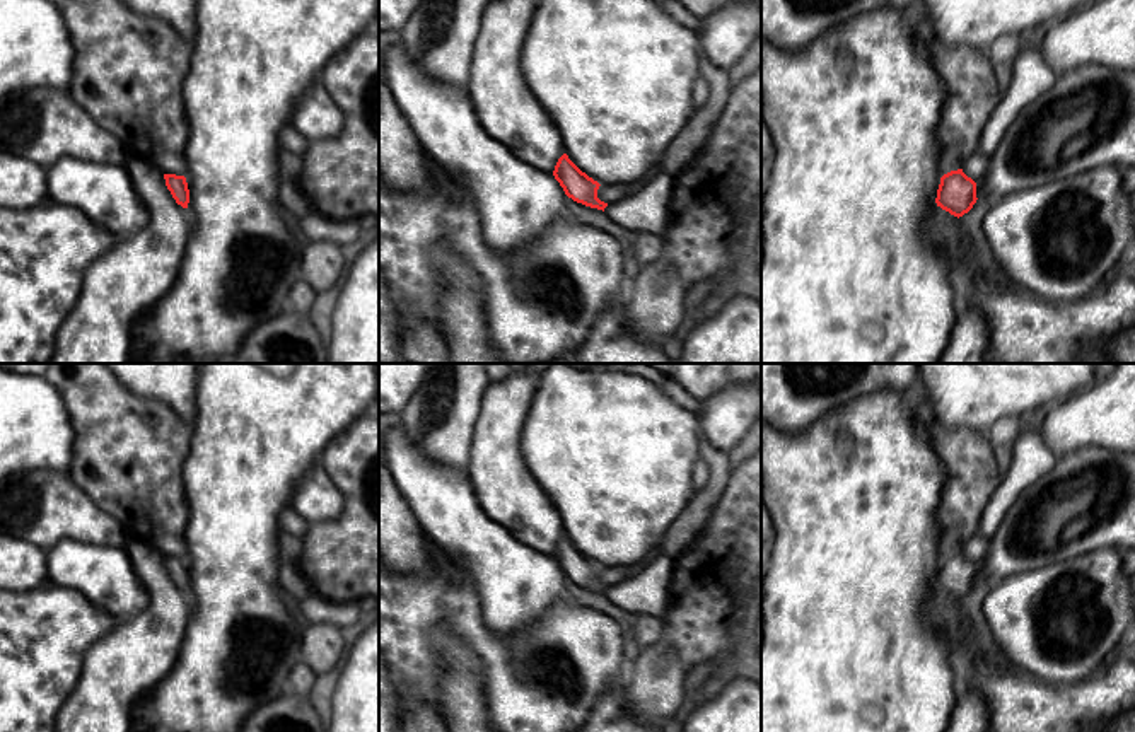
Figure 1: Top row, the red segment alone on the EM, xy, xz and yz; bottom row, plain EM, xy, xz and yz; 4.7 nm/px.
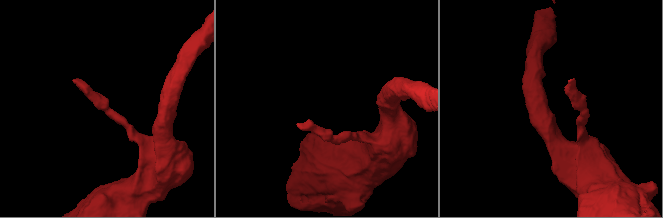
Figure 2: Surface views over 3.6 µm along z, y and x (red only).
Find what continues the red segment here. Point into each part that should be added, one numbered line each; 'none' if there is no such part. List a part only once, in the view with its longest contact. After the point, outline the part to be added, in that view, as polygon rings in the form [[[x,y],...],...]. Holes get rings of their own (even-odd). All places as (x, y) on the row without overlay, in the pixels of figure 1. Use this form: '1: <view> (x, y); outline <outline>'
none

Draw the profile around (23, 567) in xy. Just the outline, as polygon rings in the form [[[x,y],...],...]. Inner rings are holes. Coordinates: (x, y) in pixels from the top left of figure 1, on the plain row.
[[[0,532],[0,589],[32,590],[48,582],[46,551]]]

